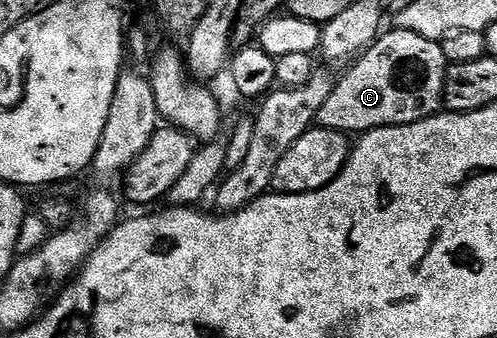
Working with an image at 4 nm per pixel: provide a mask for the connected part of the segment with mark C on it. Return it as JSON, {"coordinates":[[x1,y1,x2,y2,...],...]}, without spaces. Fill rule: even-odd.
{"coordinates":[[393,27,393,32,385,31,367,49,360,53,351,65,352,69,341,80,335,81,332,93,318,117,319,127,329,128,345,134,363,134,376,128,397,128,403,124,413,124,437,115,444,104,444,79,448,73,448,61,444,56,444,45,441,41,431,41,422,34,410,29]]}

